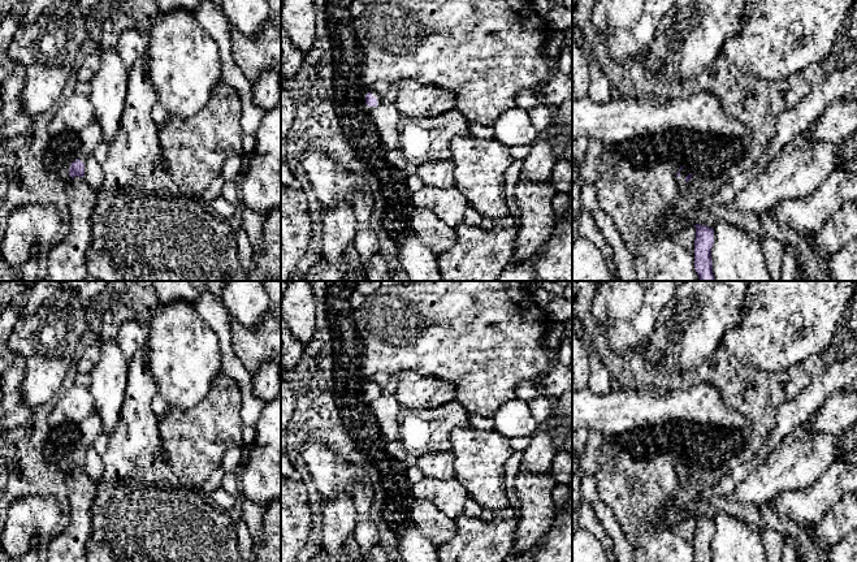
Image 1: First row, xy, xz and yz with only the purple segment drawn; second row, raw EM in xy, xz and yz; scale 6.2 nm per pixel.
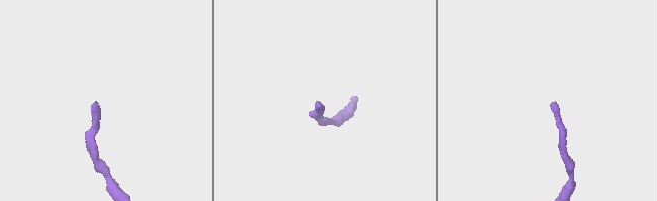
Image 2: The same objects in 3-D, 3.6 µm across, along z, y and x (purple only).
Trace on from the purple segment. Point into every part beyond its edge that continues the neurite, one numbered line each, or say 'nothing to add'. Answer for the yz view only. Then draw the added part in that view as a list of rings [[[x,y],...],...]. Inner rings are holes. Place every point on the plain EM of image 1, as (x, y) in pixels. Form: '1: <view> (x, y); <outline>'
1: yz (684, 463); [[[683,458],[683,461],[680,462],[680,467],[676,470],[678,471],[679,483],[681,483],[681,484],[688,483],[688,477],[687,477],[687,474],[685,474],[685,468],[688,466],[693,466],[693,464],[694,464],[693,461],[689,461],[689,459]]]

